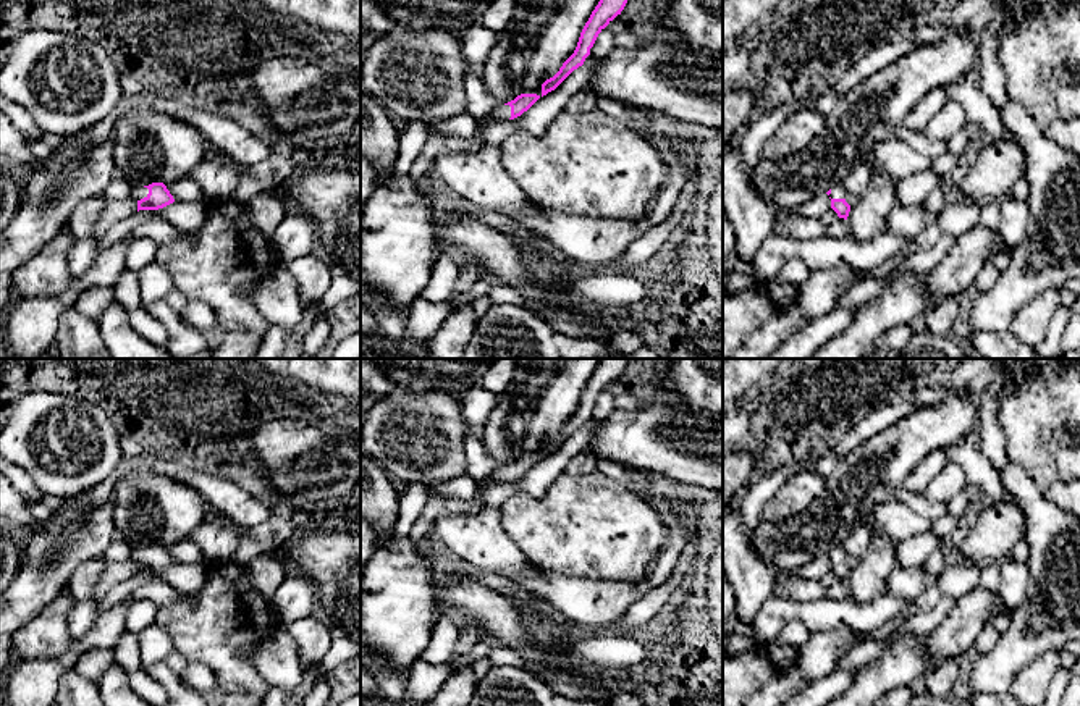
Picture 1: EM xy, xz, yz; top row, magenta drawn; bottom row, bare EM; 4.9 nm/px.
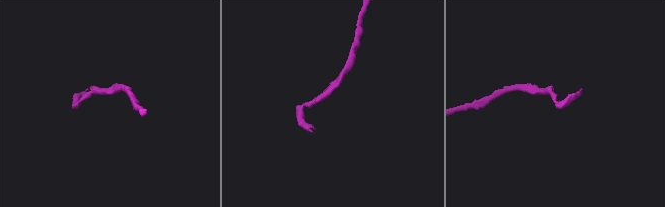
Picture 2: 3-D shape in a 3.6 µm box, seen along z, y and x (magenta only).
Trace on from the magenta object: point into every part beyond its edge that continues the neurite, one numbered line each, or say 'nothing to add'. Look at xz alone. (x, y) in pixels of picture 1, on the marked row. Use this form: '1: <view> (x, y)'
1: xz (438, 144)

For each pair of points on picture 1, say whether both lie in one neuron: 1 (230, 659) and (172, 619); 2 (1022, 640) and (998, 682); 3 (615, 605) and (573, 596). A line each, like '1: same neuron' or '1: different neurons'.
1: same neuron
2: same neuron
3: same neuron

